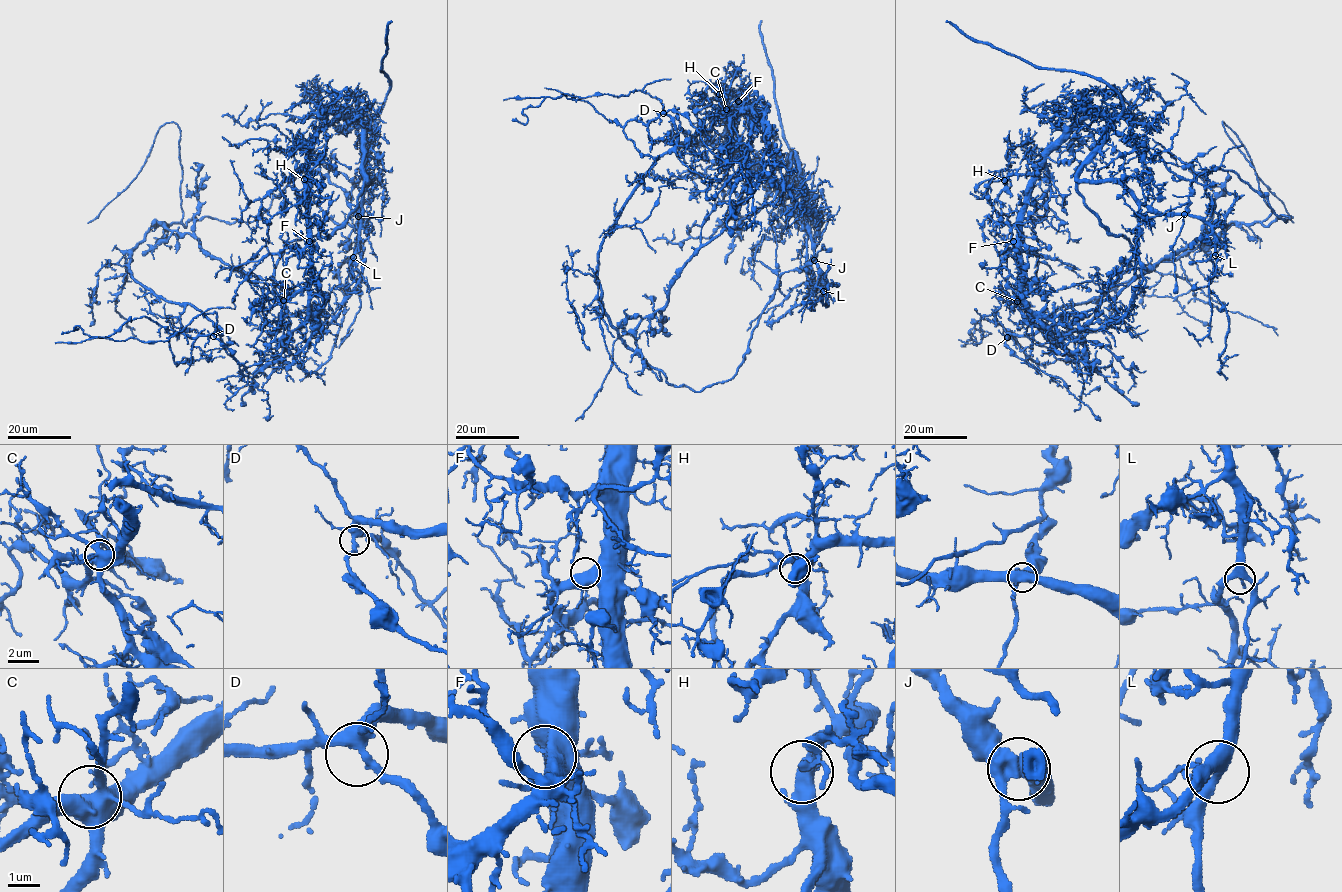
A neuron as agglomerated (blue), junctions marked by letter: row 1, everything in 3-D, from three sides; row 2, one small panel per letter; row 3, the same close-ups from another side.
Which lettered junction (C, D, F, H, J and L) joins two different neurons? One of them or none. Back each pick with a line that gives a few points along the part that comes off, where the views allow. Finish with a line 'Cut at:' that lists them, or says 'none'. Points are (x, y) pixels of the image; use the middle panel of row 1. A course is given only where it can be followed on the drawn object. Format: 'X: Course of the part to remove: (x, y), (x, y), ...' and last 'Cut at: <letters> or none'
J: Course of the part to remove: (814, 260), (779, 279), (731, 378), (672, 385), (597, 276), (673, 121), (621, 126), (565, 95), (512, 119)
Cut at: J

